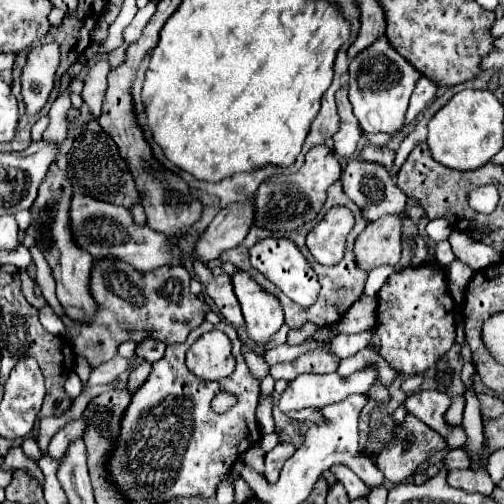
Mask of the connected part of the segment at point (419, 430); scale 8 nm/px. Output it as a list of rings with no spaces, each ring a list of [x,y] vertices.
[[[407,415],[403,419],[403,423],[397,425],[395,437],[387,443],[387,447],[383,447],[379,451],[379,455],[377,455],[377,467],[385,475],[385,479],[389,479],[393,483],[401,483],[403,479],[411,477],[421,463],[425,463],[431,455],[435,455],[437,451],[443,451],[443,449],[445,449],[445,439],[437,431],[433,431],[431,427],[427,427],[415,415]]]

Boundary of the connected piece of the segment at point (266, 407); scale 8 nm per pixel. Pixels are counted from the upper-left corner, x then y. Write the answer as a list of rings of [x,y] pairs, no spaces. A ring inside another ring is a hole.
[[[260,395],[259,404],[256,410],[256,419],[261,427],[262,433],[270,434],[275,431],[274,420],[272,417],[272,396]]]

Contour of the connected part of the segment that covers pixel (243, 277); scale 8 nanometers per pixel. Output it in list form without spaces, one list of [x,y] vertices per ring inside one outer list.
[[[237,269],[231,275],[231,283],[243,309],[249,337],[261,345],[267,343],[267,339],[283,325],[283,309],[279,299],[265,291],[247,271]]]

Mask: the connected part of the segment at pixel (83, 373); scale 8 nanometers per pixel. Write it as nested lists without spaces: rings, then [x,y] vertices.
[[[77,357],[75,359],[75,373],[79,375],[79,379],[81,379],[81,383],[83,383],[83,387],[87,385],[87,379],[89,379],[89,373],[91,373],[91,367],[89,367],[89,363],[83,359],[83,357]]]

